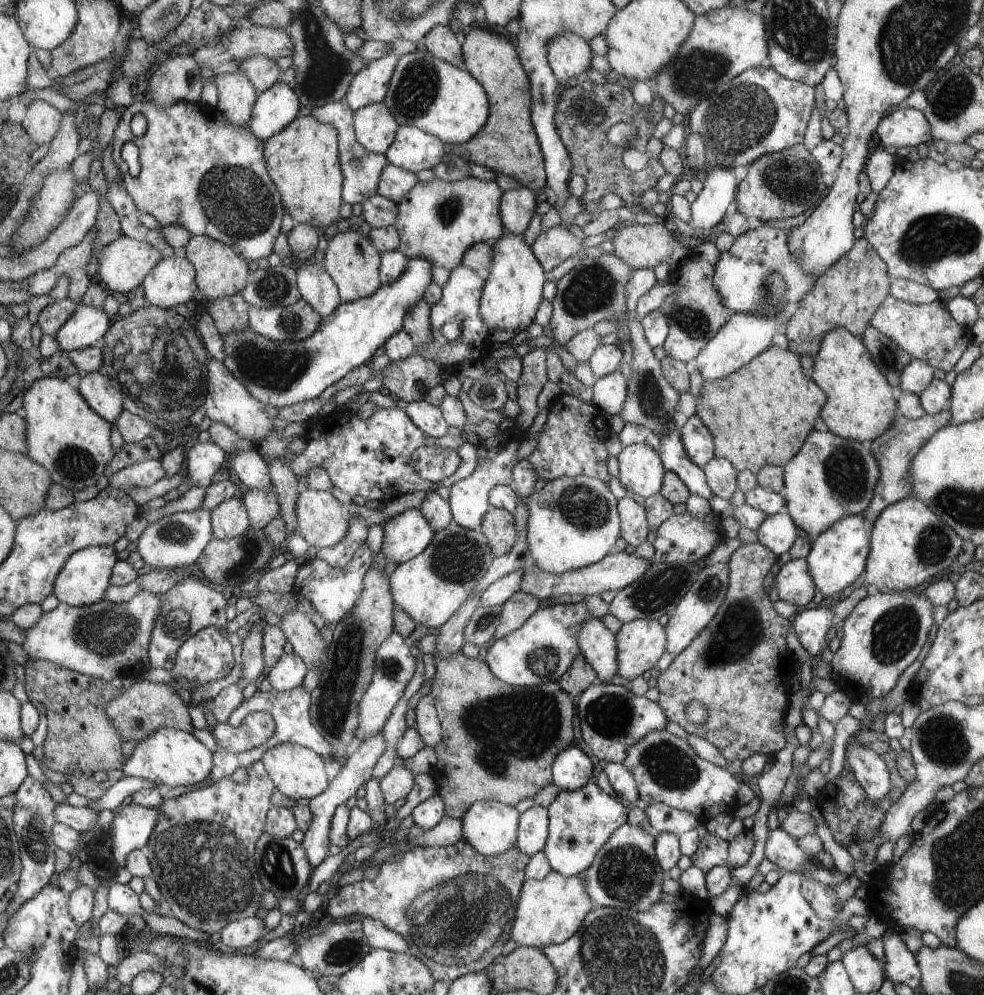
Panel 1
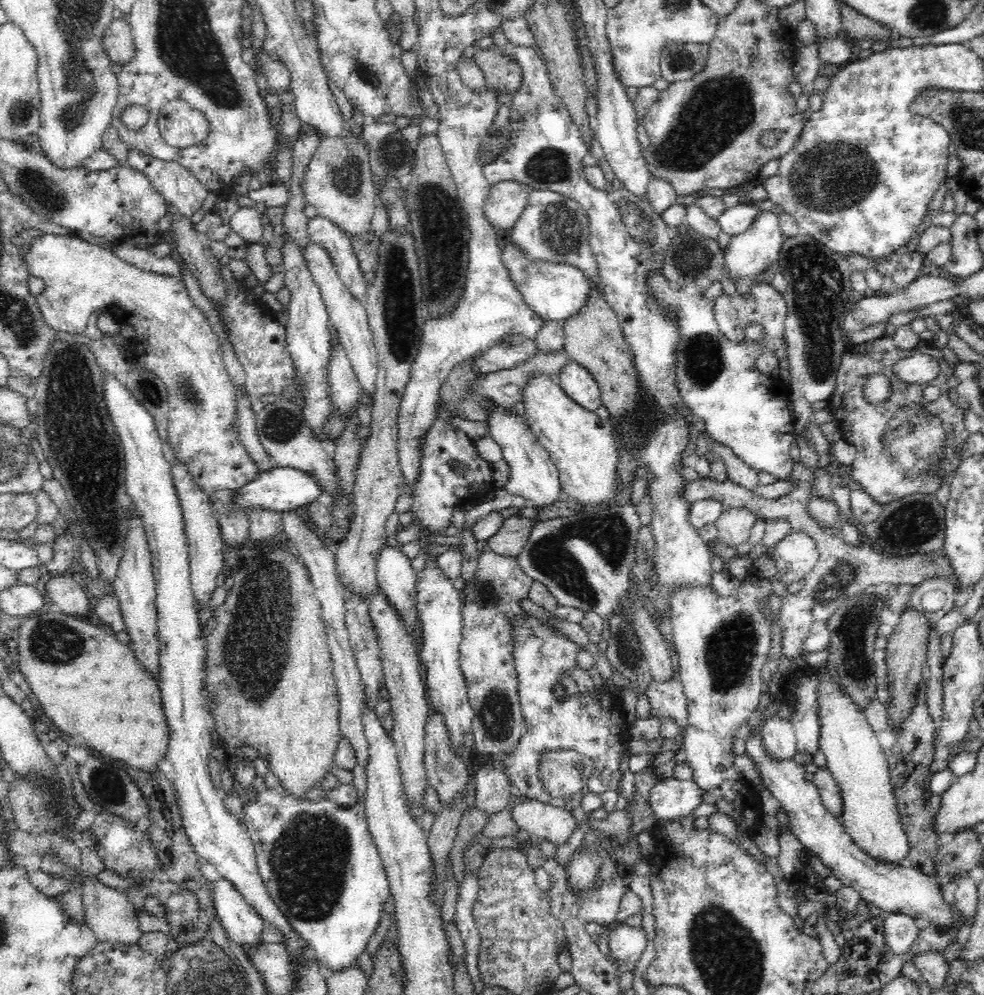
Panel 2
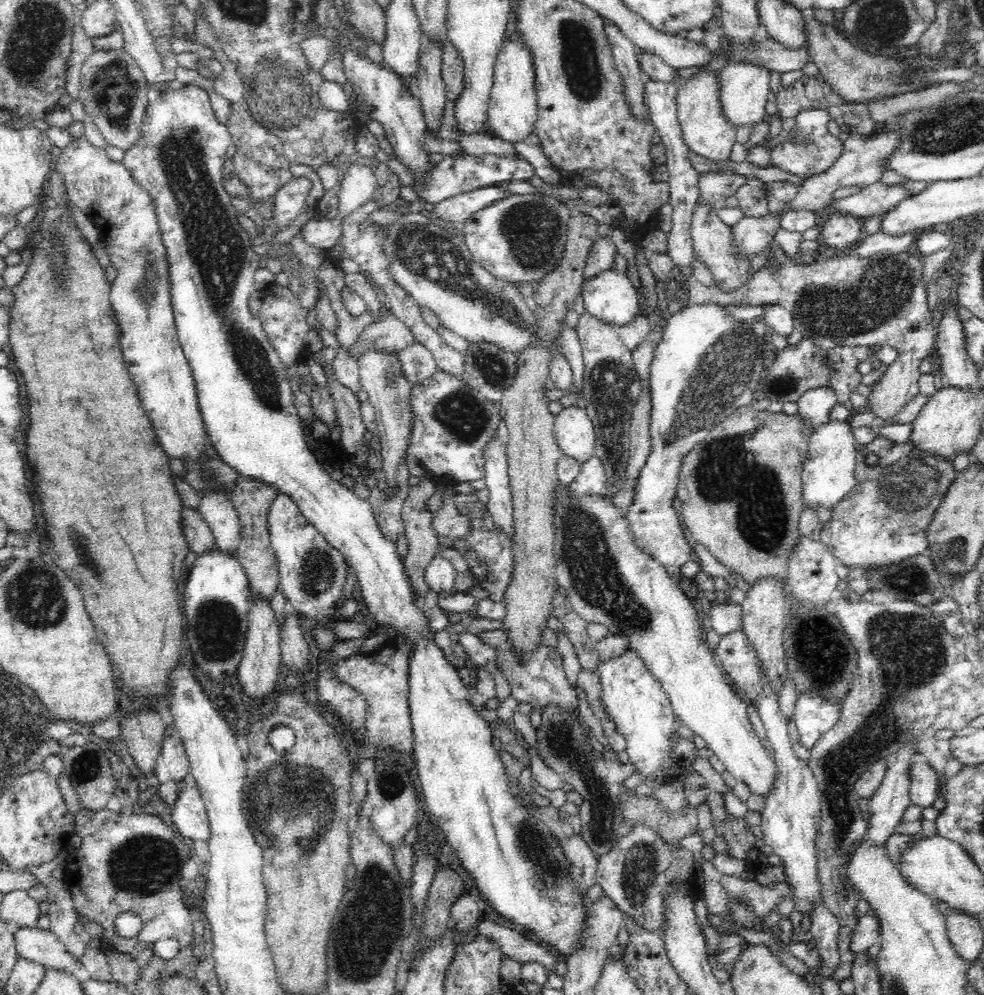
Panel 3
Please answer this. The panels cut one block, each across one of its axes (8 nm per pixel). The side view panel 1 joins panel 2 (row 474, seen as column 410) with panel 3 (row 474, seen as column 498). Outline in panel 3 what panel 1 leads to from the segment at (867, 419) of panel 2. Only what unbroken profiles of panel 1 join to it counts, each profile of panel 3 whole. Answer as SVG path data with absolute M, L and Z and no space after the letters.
M879 438L876 442L864 445L862 456L876 454L878 464L870 467L864 462L855 464L856 484L848 491L844 499L836 503L825 528L821 529L820 542L826 546L837 562L848 567L876 568L890 566L904 558L922 554L928 546L926 528L931 523L936 509L943 502L947 488L957 477L958 472L953 468L953 460L944 460L935 452L924 452L916 449L912 440L904 440L904 444L896 444L896 440Z

